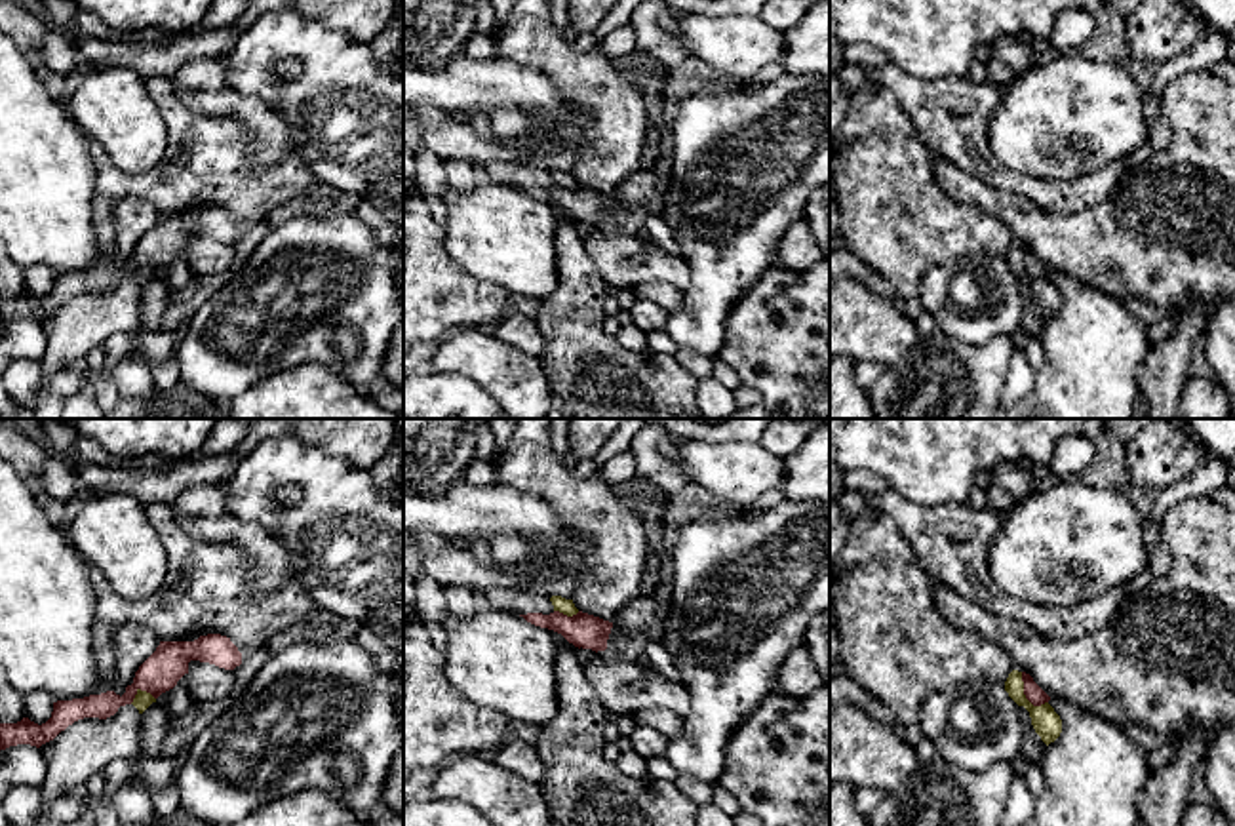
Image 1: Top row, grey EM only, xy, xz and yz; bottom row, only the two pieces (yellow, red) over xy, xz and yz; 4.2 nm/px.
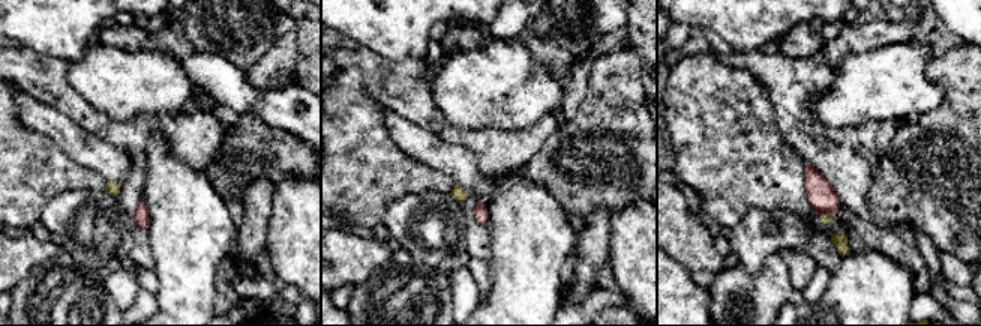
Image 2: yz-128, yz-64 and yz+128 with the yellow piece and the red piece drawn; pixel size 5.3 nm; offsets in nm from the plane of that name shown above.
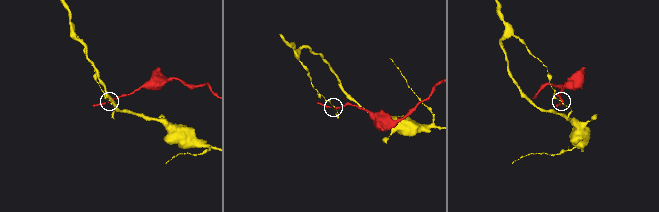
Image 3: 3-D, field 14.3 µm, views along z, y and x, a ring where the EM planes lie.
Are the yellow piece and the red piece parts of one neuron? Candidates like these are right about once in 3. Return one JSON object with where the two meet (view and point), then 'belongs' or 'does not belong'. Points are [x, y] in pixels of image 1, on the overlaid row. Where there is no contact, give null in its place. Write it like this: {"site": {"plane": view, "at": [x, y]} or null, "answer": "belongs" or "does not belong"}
{"site": {"plane": "yz", "at": [1024, 695]}, "answer": "does not belong"}

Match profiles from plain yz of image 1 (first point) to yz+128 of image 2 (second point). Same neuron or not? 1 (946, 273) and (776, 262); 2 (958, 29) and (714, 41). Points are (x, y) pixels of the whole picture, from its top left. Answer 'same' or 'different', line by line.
1: different
2: different

